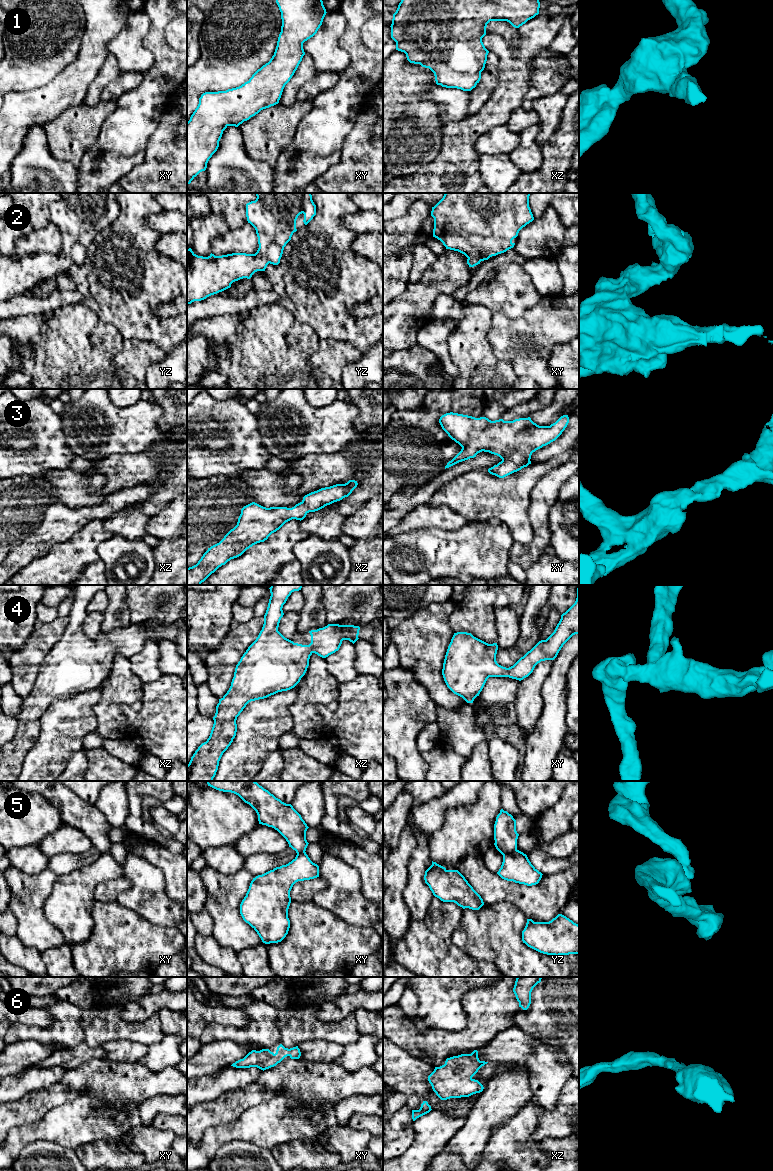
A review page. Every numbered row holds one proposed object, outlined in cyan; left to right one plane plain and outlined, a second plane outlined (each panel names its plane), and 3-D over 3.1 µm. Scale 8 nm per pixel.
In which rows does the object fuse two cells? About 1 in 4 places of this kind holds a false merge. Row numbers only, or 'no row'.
5

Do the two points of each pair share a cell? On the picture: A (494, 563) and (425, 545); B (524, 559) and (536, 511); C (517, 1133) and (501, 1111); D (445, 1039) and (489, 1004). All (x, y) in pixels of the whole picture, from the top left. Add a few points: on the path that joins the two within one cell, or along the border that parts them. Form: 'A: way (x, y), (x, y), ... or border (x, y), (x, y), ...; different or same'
A: way (477, 552), (442, 552); same
B: way (536, 547), (539, 543), (539, 523); same
C: border (524, 1103), (504, 1122), (496, 1125), (490, 1135); different
D: way (458, 1039), (462, 1039), (484, 1017); same

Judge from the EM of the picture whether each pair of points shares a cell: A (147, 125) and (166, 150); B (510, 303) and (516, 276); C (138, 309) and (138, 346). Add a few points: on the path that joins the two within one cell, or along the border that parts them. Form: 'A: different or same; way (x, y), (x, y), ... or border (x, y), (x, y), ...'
A: different; border (164, 111), (158, 126), (147, 143), (144, 154)
B: same; way (510, 296), (510, 283)
C: different; border (137, 339), (146, 342)

